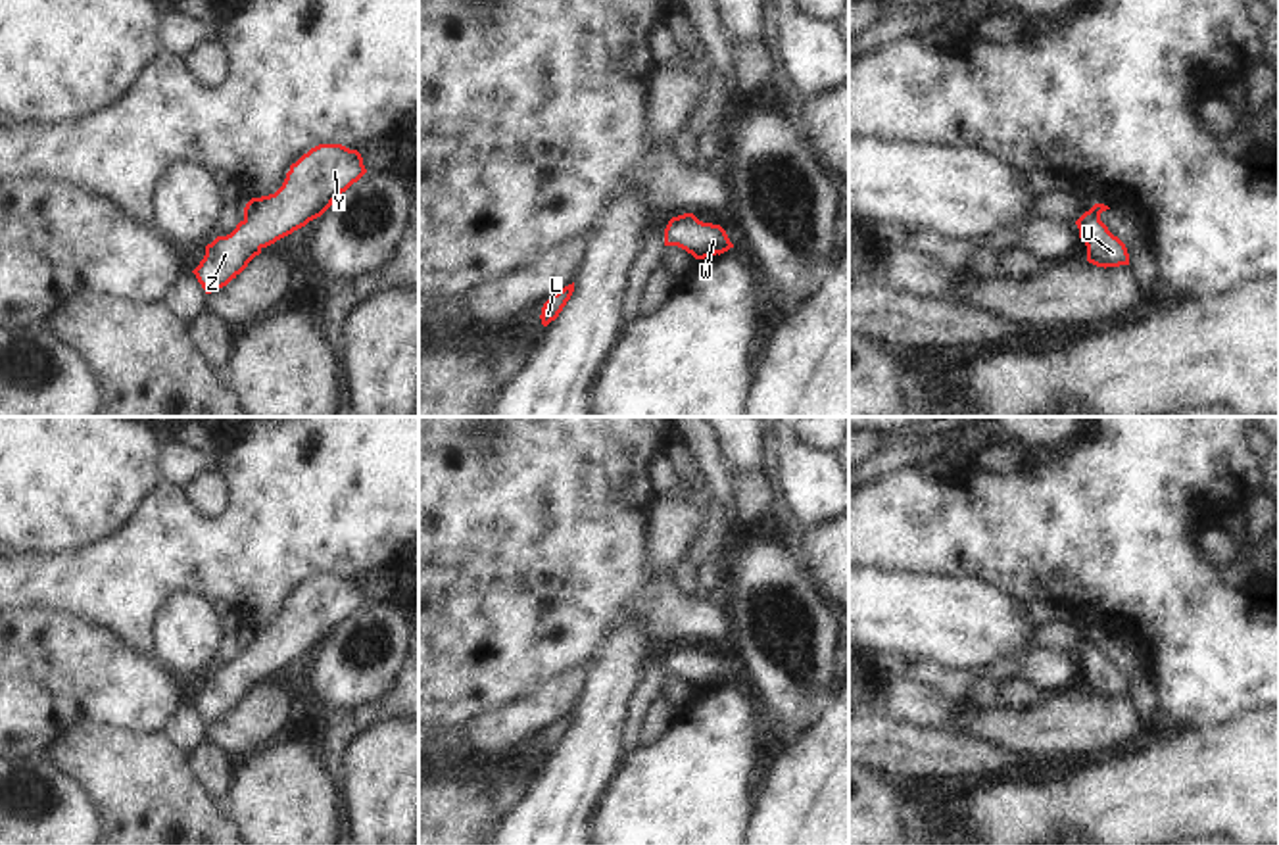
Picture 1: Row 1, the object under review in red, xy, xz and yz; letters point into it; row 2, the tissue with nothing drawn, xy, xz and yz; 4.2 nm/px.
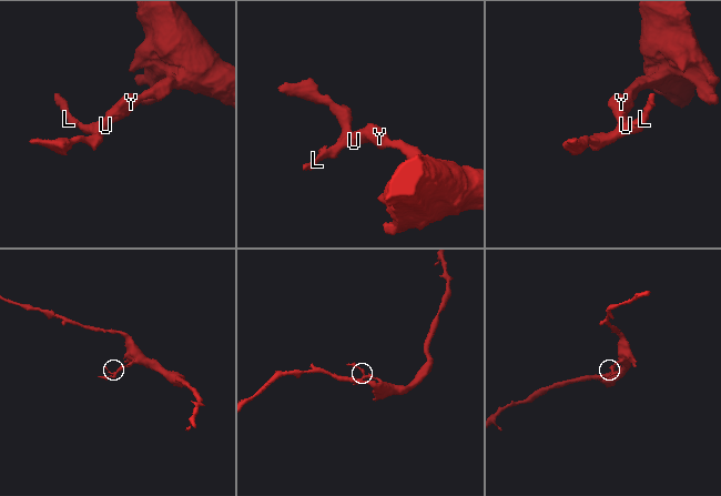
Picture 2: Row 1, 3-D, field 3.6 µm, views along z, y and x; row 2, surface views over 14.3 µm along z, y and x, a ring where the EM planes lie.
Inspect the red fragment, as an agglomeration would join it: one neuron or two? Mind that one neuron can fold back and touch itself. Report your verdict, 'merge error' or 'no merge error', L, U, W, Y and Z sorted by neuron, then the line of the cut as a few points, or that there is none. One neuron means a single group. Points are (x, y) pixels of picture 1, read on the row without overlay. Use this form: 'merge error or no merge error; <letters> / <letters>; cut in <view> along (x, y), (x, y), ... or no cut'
no merge error; L U W Y Z; no cut

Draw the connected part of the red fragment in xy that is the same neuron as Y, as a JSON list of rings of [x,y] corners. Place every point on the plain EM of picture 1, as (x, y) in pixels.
[[[319,574],[290,595],[282,616],[269,626],[252,628],[244,638],[244,649],[227,666],[217,666],[205,676],[205,686],[192,701],[205,720],[217,722],[236,709],[263,678],[321,647],[332,632],[367,603],[357,580],[342,574]]]

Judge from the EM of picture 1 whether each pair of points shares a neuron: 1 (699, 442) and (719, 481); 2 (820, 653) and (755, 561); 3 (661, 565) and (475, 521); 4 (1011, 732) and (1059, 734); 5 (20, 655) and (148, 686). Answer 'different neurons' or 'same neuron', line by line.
1: same neuron
2: same neuron
3: different neurons
4: same neuron
5: same neuron

